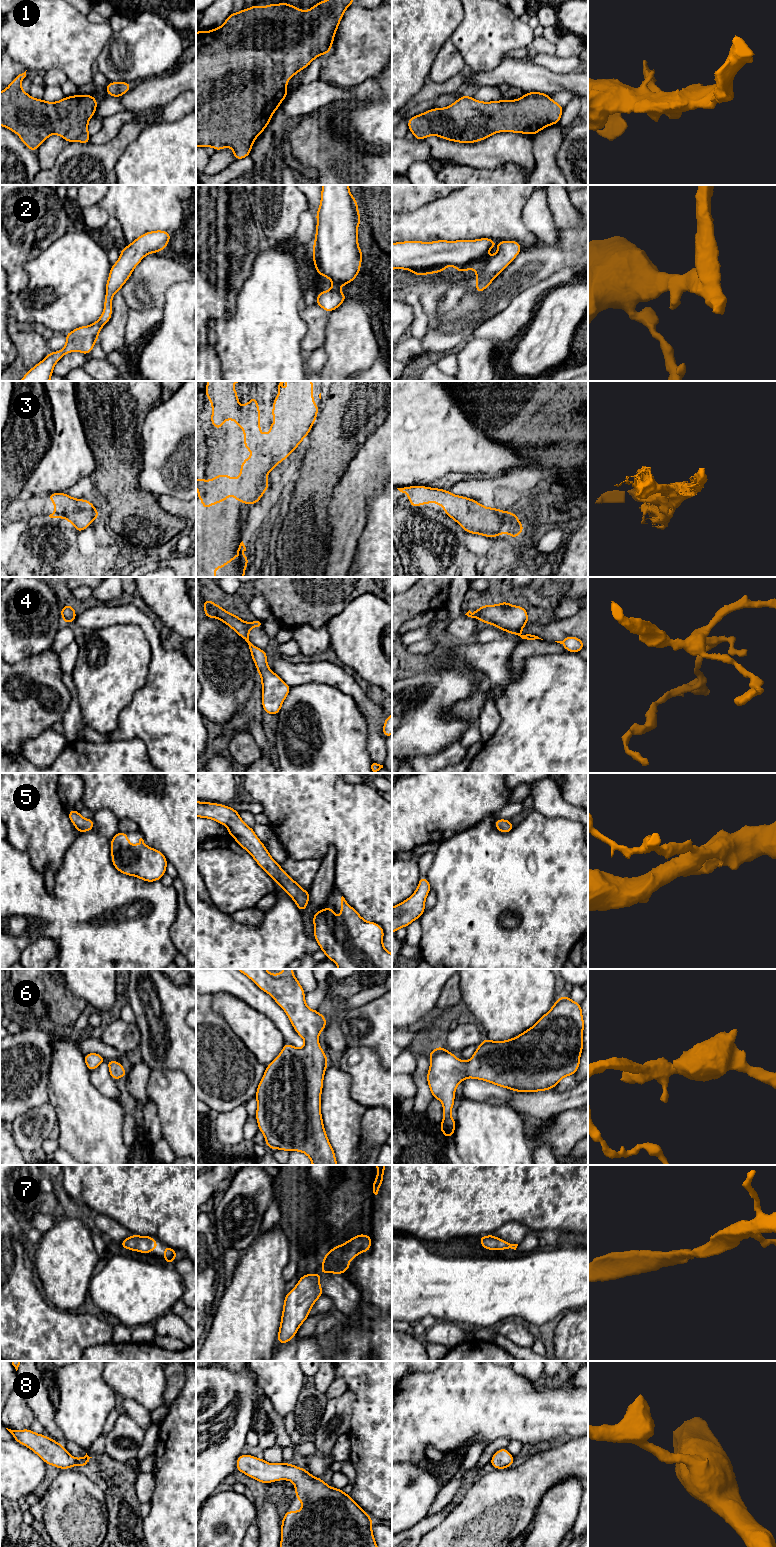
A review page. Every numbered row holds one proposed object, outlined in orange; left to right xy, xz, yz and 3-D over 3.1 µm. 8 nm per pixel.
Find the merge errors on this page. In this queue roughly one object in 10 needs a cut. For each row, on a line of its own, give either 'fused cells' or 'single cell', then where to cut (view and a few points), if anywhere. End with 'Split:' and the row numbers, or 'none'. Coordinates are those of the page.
1: single cell; cut none
2: single cell; cut none
3: single cell; cut none
4: single cell; cut none
5: single cell; cut none
6: single cell; cut none
7: single cell; cut none
8: single cell; cut none
Split: none

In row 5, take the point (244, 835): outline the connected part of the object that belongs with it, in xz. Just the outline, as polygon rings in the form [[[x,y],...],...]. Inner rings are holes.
[[[196,801],[196,817],[209,818],[225,825],[229,830],[228,835],[233,837],[255,859],[268,876],[285,890],[301,912],[305,911],[309,902],[310,891],[303,890],[295,880],[287,875],[270,856],[253,828],[247,826],[240,818],[239,812],[222,804]]]

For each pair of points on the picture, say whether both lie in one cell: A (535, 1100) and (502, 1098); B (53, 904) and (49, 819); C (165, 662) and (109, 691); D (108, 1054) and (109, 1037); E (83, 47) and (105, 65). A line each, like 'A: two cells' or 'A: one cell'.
A: one cell
B: two cells
C: two cells
D: two cells
E: two cells

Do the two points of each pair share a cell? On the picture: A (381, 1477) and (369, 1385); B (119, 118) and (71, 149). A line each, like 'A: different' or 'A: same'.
A: same
B: different

